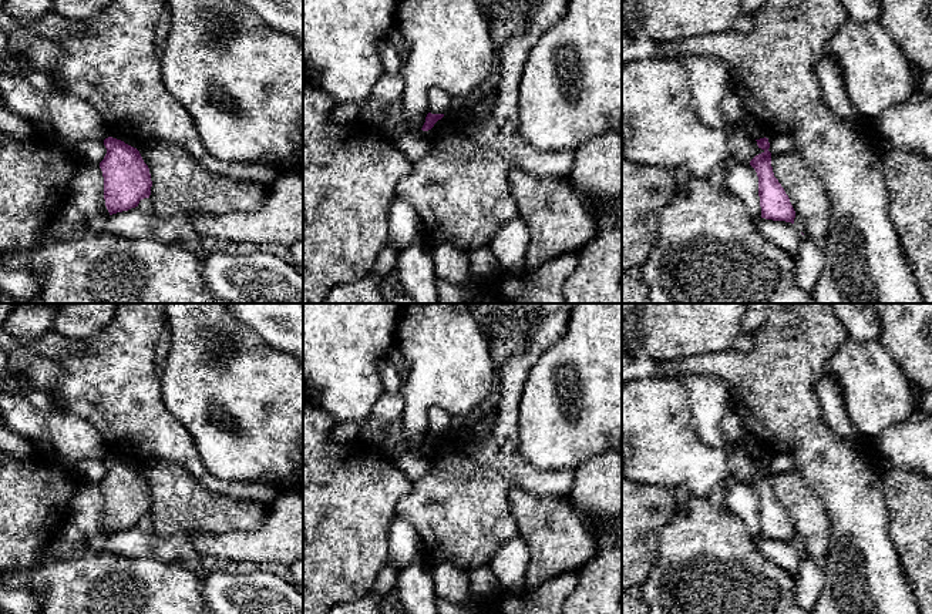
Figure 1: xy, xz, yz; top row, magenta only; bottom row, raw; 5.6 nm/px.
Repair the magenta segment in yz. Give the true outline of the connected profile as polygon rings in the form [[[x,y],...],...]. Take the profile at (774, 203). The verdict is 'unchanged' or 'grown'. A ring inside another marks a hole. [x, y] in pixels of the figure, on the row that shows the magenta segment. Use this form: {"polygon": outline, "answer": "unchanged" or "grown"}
{"polygon": [[[764,137],[756,141],[763,152],[756,155],[750,161],[750,165],[756,170],[758,177],[761,218],[794,224],[795,211],[788,195],[773,172],[768,138]]], "answer": "unchanged"}

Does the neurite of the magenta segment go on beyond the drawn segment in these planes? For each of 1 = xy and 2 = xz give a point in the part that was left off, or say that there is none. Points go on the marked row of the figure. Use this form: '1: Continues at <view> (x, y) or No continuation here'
1: No continuation here
2: No continuation here

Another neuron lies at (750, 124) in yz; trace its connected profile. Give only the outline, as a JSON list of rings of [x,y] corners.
[[[748,114],[741,120],[744,131],[754,140],[764,138],[764,134],[757,123],[757,120]]]

